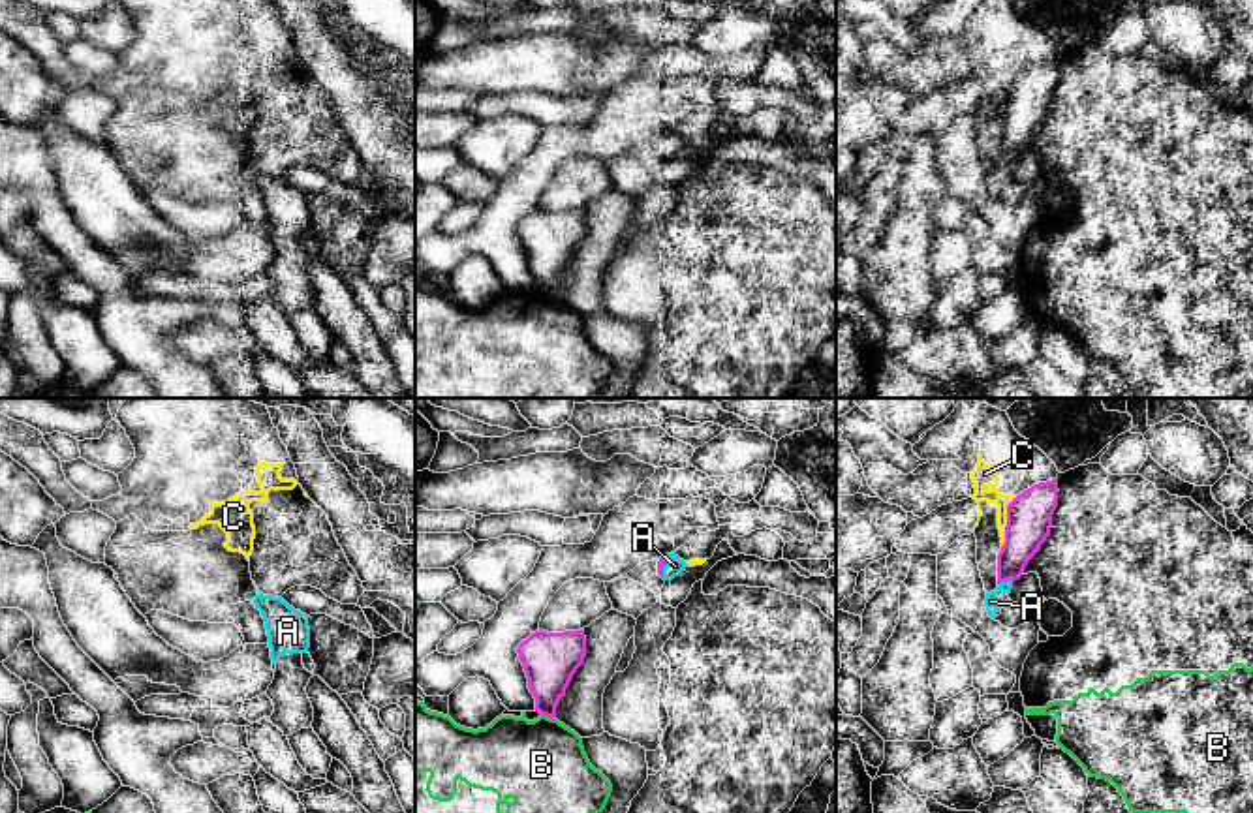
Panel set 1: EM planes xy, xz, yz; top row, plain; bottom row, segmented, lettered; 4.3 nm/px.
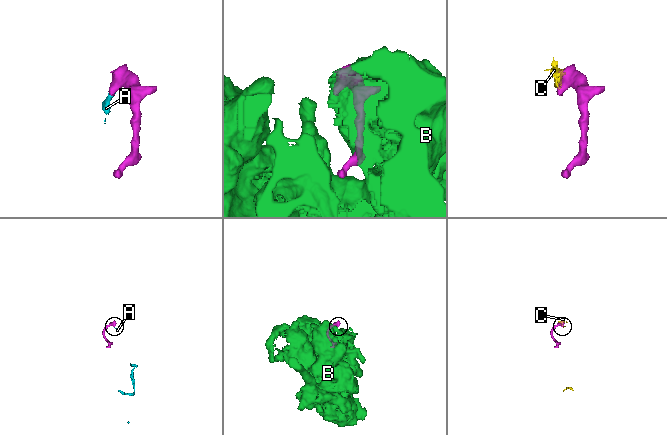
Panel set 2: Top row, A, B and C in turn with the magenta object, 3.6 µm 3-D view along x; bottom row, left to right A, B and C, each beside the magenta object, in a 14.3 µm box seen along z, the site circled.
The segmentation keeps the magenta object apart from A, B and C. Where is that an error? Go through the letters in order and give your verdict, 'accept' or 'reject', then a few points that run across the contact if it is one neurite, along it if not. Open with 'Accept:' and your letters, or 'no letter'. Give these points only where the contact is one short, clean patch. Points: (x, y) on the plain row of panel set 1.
Accept: A
A: accept
B: reject
C: reject

